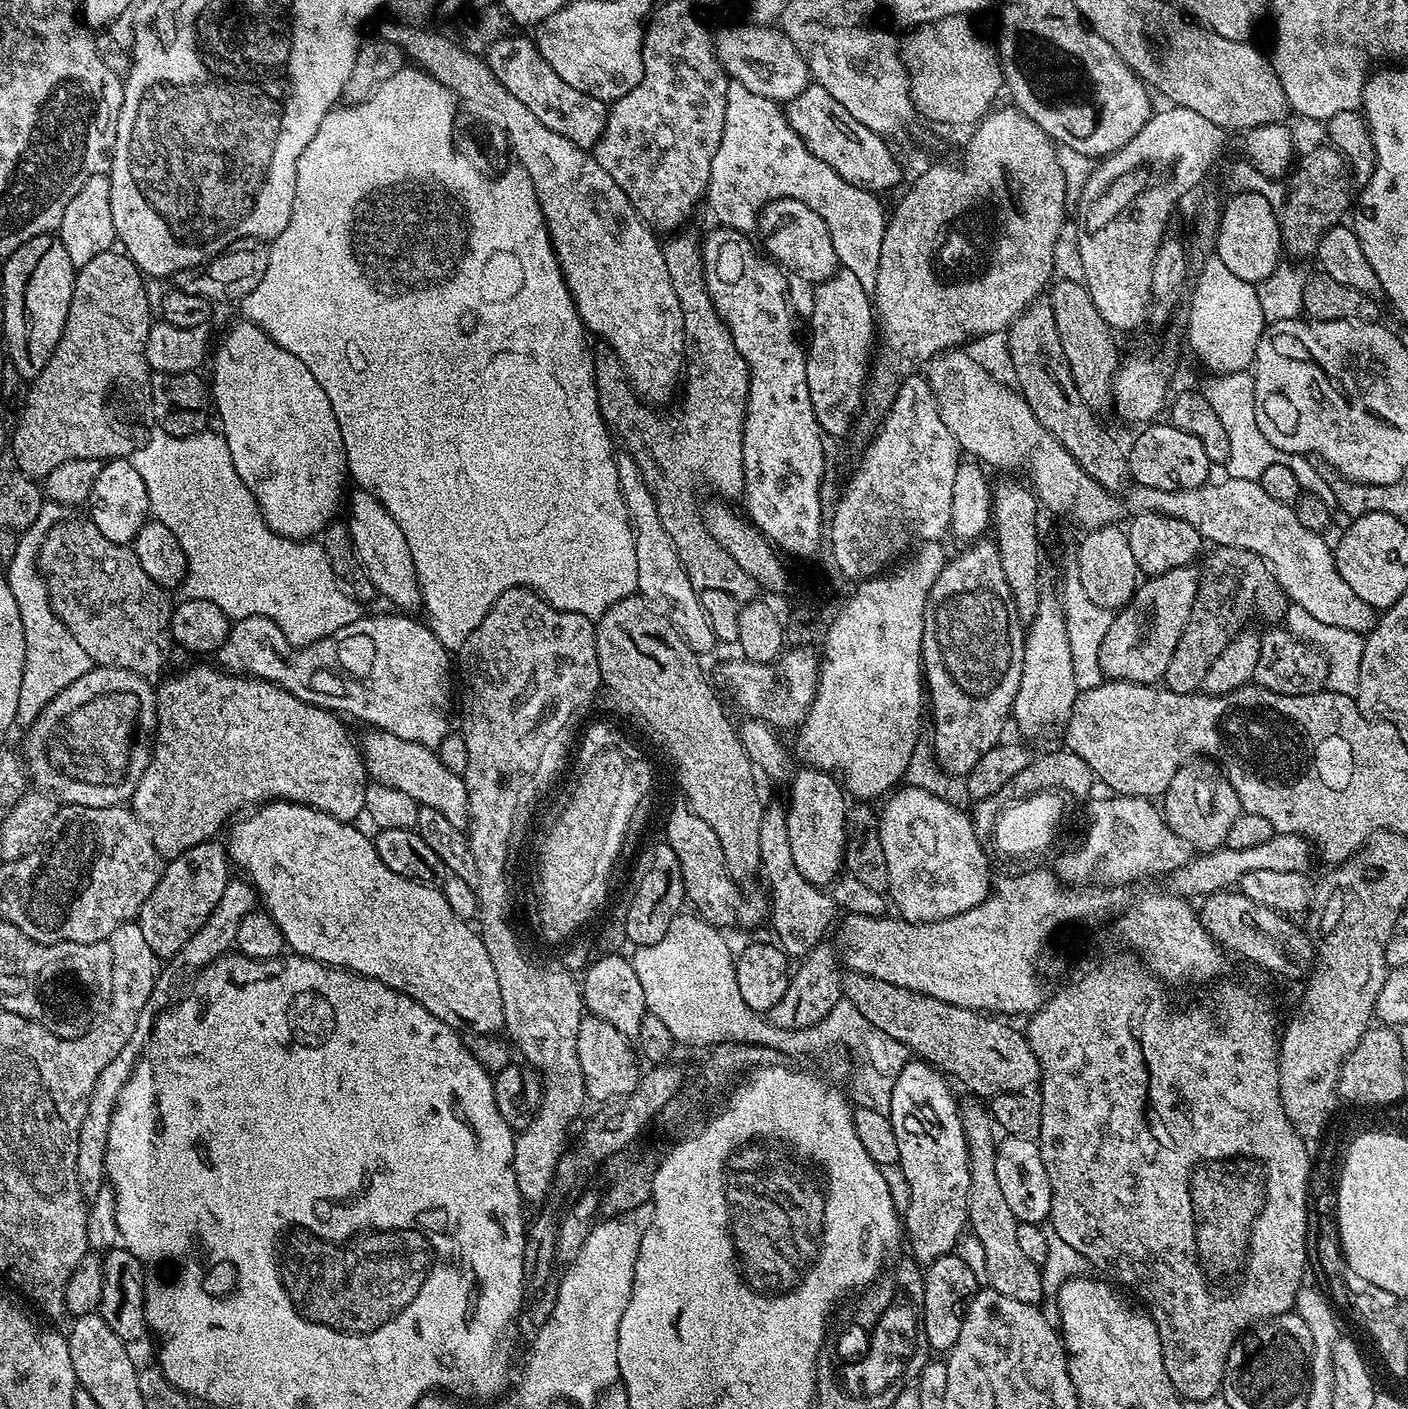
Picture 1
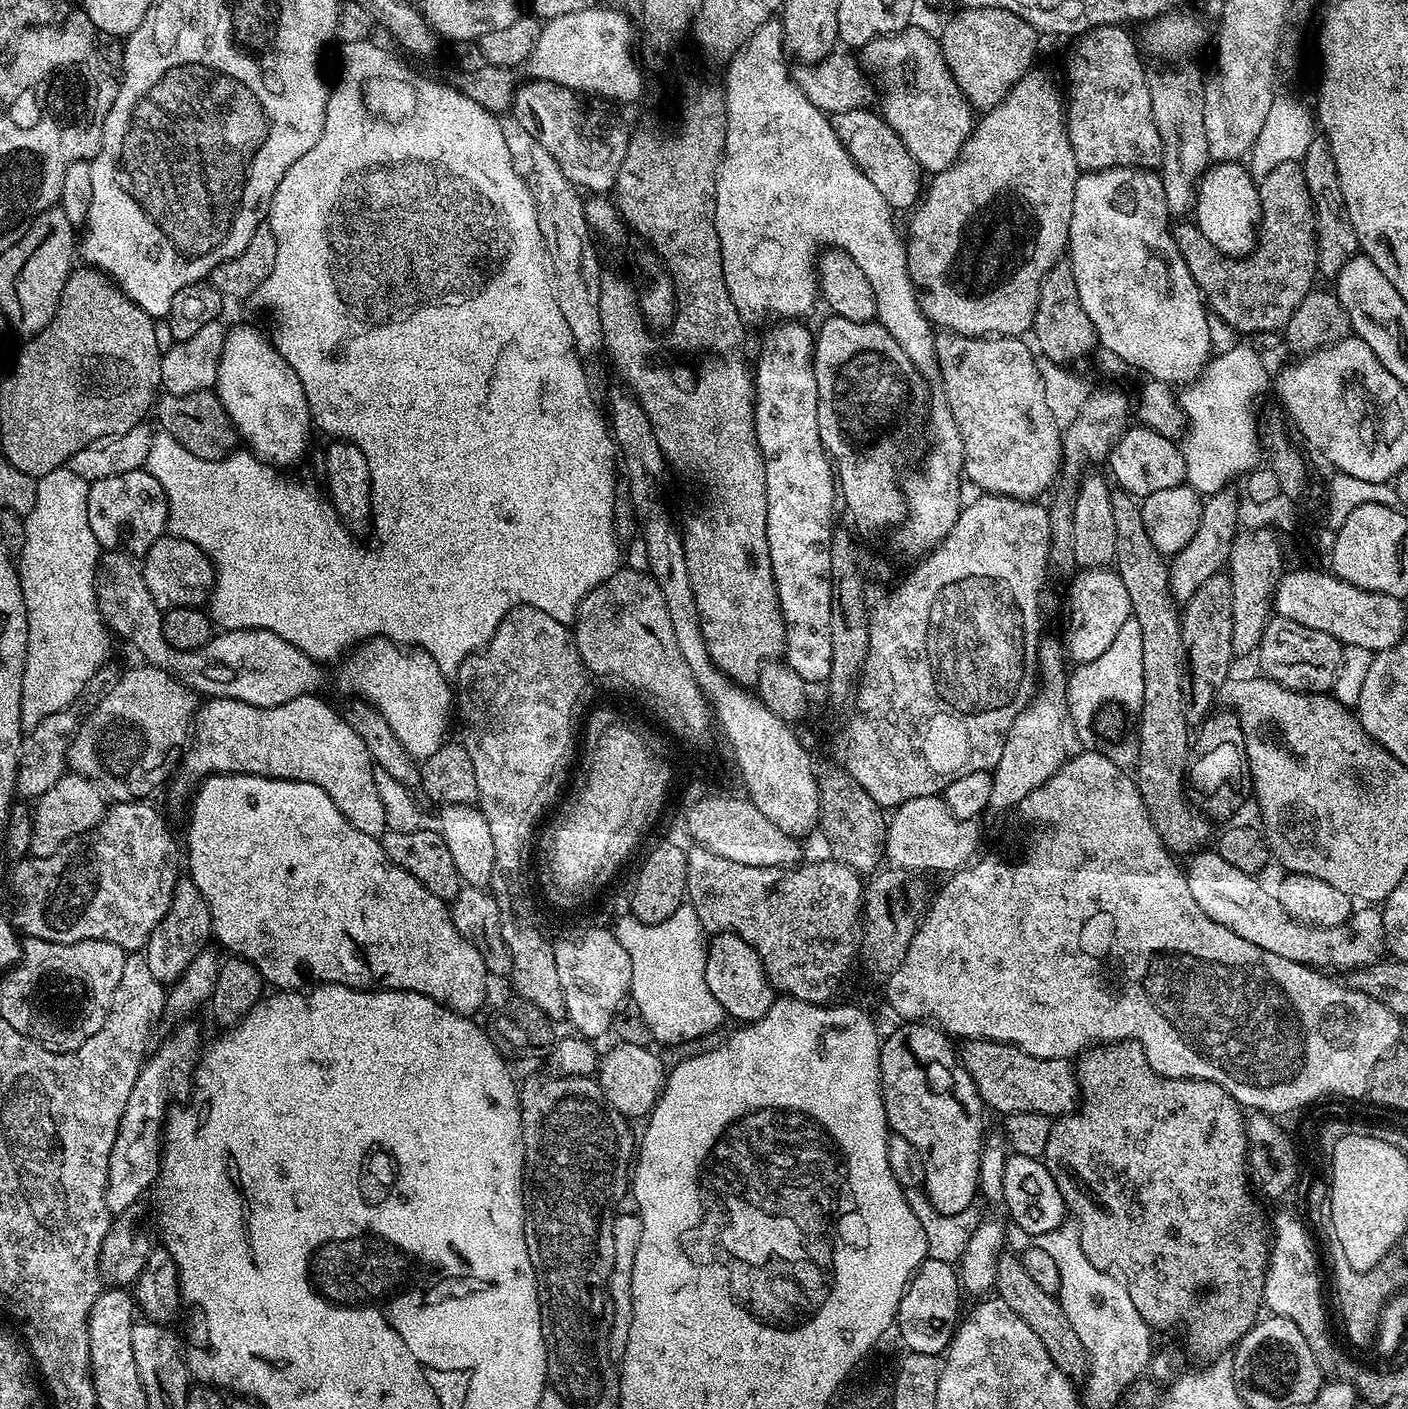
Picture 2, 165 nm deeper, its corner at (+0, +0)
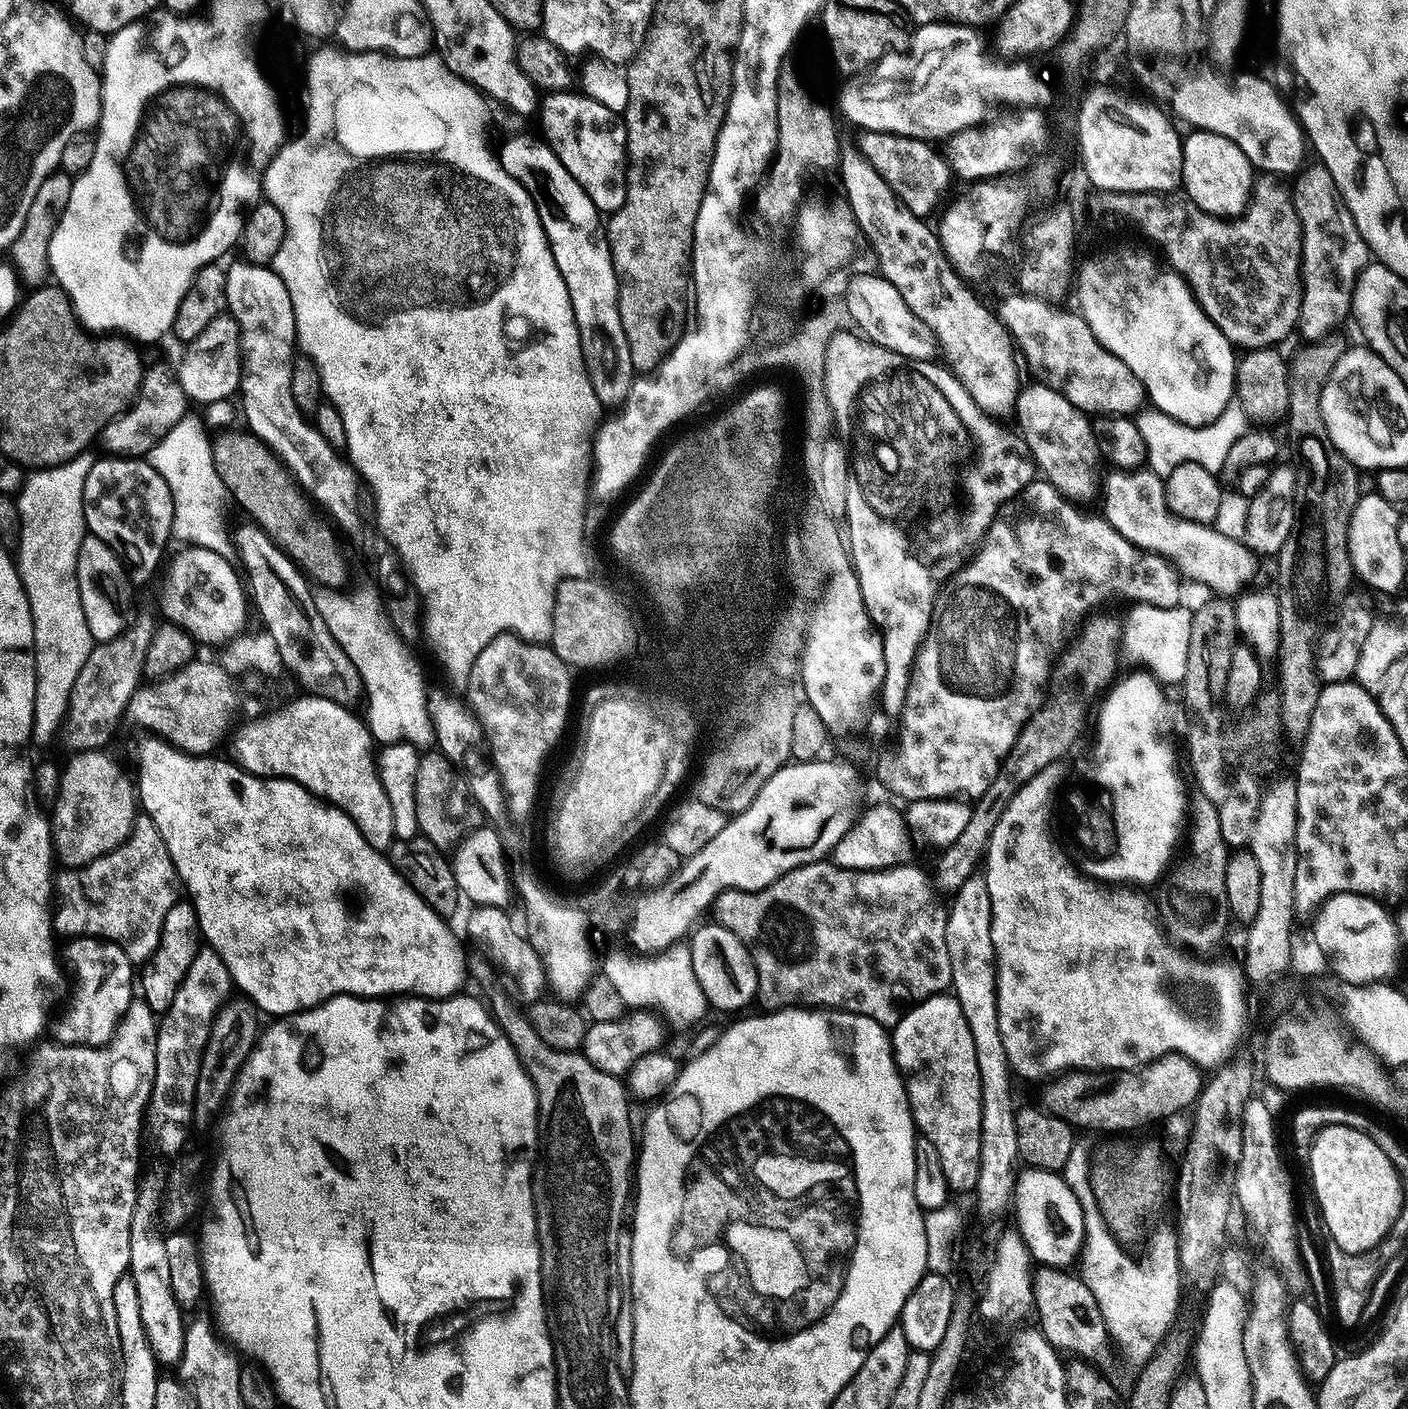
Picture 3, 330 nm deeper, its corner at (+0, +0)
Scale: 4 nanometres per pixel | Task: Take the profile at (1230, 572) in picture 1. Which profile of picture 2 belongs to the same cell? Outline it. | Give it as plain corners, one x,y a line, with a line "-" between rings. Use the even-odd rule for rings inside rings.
1213,574
1183,605
1180,633
1186,653
1186,672
1190,677
1190,708
1207,717
1220,683
1232,668
1232,582
1227,575

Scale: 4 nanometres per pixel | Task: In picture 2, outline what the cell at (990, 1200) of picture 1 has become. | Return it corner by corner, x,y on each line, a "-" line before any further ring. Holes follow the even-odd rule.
1001,1255
997,1266
994,1292
999,1300
1006,1302
1006,1306
1010,1306
1010,1310
1014,1310
1014,1314
1018,1314
1018,1318
1022,1318
1022,1322
1026,1322
1026,1326
1030,1326
1030,1330
1034,1330
1034,1334
1038,1334
1038,1338
1042,1338
1042,1346
1046,1346
1054,1366
1058,1366
1058,1370
1062,1370
1064,1376
1076,1382
1079,1381
1080,1375
1083,1377
1089,1371
1088,1351
1084,1349
1084,1344
1078,1340
1077,1334
1074,1334
1074,1329
1070,1326
1066,1314
1063,1313
1059,1300
1055,1295
1042,1290
1026,1274
1021,1261
1016,1256

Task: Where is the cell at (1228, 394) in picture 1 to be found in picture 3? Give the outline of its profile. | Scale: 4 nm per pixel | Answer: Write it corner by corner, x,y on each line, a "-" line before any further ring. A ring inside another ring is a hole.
1235,402
1227,404
1217,420
1211,420
1210,423
1199,426
1183,424
1180,420
1174,420
1171,416
1155,410
1141,411
1138,423
1142,438
1148,443
1150,449
1151,471
1161,478
1170,475
1179,464
1186,462
1194,462
1213,474
1223,473
1226,454
1234,446
1234,442
1242,438
1250,428
1248,415
1244,413
1242,406

